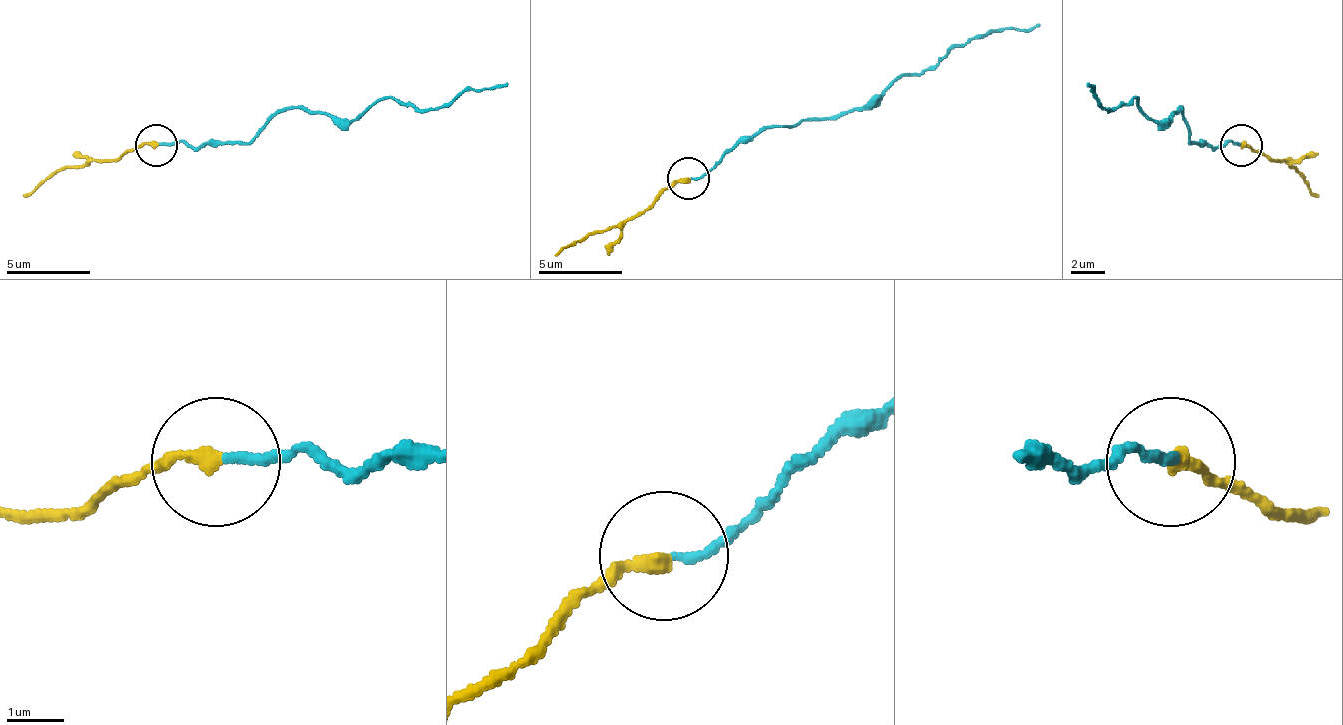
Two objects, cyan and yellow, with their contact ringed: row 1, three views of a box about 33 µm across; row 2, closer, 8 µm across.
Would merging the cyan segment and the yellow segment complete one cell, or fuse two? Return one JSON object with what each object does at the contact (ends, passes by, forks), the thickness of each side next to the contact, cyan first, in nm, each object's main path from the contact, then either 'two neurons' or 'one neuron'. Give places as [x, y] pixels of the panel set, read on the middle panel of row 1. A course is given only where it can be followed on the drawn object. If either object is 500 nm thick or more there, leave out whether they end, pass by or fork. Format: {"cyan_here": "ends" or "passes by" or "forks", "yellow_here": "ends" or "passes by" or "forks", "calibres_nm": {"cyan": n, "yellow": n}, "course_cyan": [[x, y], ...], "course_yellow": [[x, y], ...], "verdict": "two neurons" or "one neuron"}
{"cyan_here": "ends", "yellow_here": "ends", "calibres_nm": {"cyan": 150, "yellow": 280}, "course_cyan": [[689, 179], [777, 125], [839, 117], [969, 41], [1040, 25]], "course_yellow": [[689, 179], [672, 179], [639, 213], [593, 229], [555, 254]], "verdict": "one neuron"}

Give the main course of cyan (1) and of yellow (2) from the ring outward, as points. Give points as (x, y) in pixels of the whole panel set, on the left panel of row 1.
1: (157, 146), (245, 142), (291, 108), (307, 108), (349, 121), (378, 100), (437, 108), (466, 92), (508, 83)
2: (157, 146), (140, 146), (107, 158), (61, 167), (23, 196)

